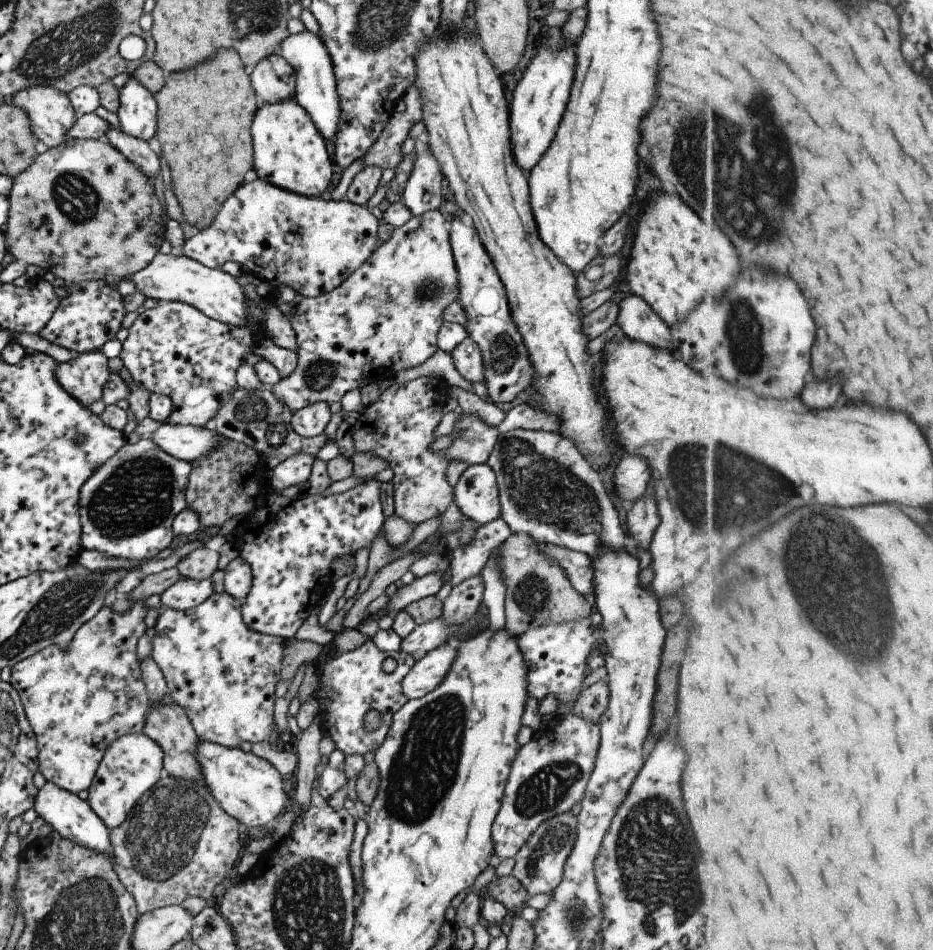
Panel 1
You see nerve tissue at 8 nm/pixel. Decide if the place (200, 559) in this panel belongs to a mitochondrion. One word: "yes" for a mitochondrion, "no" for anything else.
no

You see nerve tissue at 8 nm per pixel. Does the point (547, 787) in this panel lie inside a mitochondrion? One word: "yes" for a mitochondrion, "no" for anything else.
yes

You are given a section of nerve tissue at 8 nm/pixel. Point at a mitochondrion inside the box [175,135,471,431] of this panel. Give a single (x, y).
(430, 290)

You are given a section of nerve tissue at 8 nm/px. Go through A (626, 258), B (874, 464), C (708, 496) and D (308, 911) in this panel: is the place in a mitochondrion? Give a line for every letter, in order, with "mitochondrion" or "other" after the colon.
A: other
B: other
C: mitochondrion
D: mitochondrion

